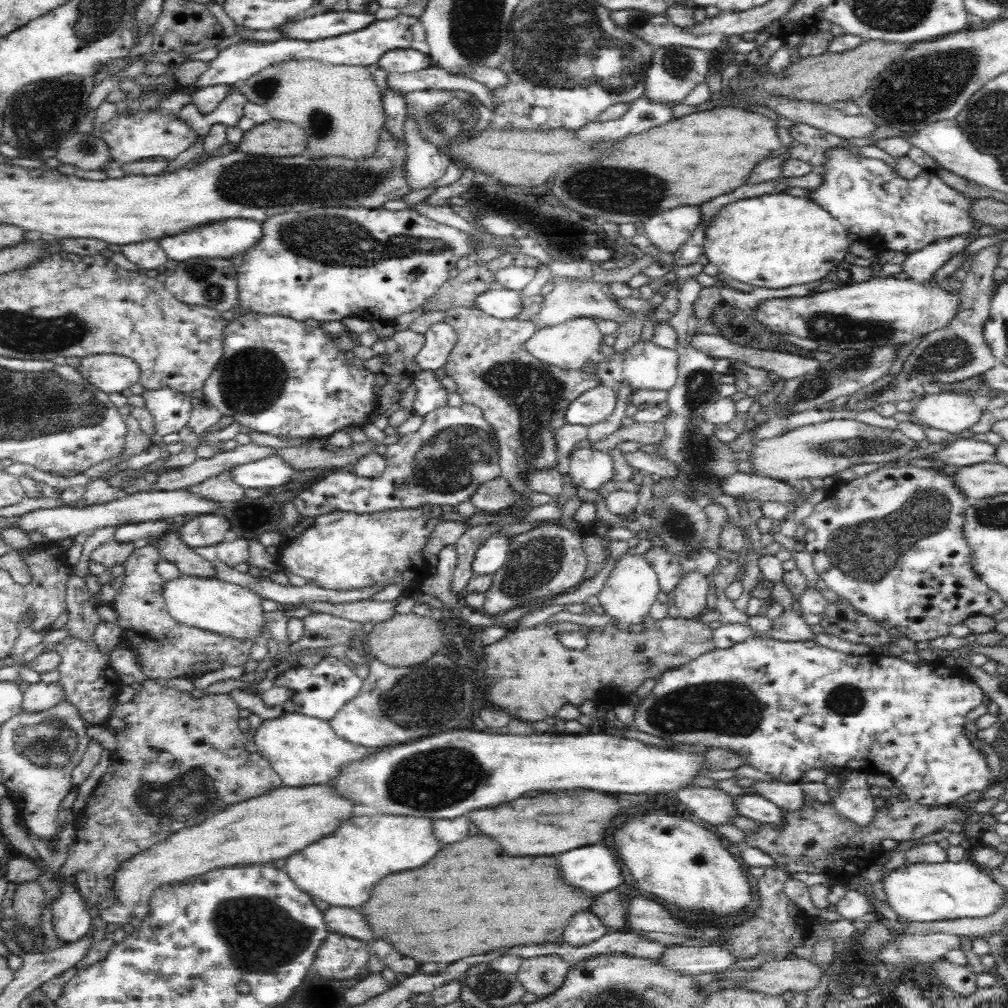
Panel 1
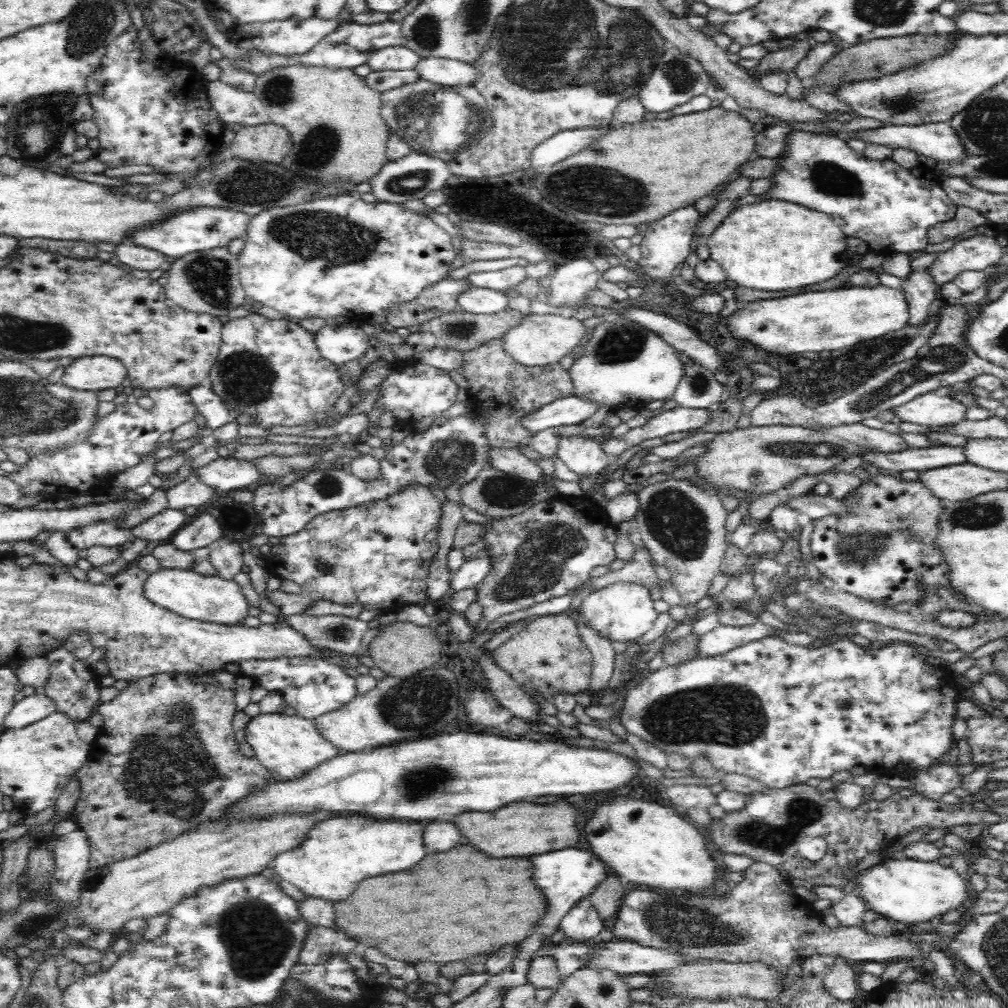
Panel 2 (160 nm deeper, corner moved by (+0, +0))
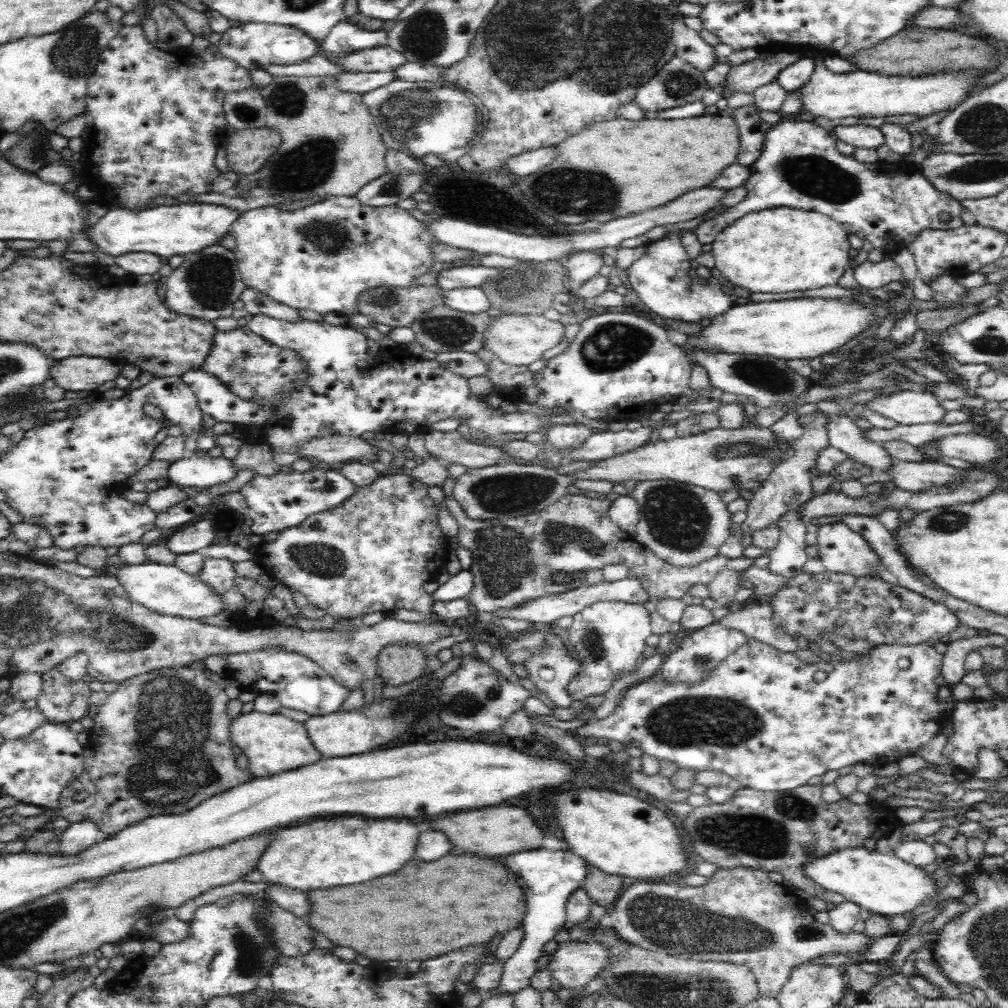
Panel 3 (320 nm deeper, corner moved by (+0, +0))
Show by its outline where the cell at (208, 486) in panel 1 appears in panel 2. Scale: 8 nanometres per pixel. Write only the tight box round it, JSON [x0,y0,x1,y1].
[165,473,224,511]

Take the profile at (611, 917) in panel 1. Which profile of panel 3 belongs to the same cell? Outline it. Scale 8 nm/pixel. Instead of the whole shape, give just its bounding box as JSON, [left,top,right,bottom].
[581,865,622,906]

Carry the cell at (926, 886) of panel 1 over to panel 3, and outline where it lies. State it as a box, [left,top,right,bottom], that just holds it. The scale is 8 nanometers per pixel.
[804,848,936,918]

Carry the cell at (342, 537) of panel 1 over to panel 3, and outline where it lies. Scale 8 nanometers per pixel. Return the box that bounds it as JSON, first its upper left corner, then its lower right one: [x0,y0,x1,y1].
[253,474,448,618]

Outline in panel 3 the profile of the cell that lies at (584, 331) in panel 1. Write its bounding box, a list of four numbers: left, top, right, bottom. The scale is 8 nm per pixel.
[482,314,564,367]

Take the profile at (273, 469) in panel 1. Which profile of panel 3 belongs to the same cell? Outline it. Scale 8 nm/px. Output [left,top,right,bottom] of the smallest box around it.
[164,454,237,491]

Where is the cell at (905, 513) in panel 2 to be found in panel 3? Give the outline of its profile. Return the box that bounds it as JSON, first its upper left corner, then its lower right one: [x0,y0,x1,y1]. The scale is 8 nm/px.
[817,522,881,578]

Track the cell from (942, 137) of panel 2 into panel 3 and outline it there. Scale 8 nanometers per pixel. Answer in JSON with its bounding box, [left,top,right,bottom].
[830,122,884,150]

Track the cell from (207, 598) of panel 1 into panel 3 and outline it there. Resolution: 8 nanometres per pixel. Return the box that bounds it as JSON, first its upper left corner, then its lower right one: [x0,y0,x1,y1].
[114,561,222,619]

